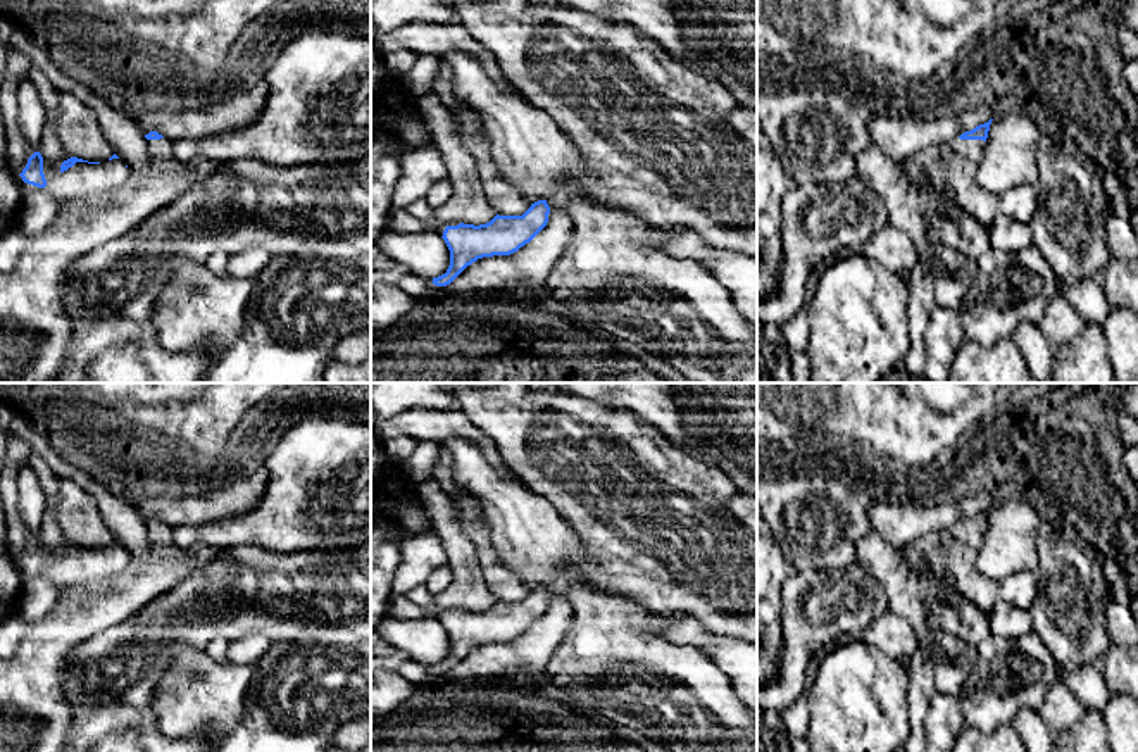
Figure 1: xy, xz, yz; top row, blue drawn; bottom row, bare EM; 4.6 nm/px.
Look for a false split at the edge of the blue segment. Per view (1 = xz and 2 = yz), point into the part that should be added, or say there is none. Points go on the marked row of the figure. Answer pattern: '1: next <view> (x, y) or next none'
1: next xz (440, 228)
2: next yz (971, 152)

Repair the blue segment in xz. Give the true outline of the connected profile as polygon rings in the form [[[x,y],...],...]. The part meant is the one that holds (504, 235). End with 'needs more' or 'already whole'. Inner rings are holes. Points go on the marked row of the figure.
[[[538,200],[522,216],[495,216],[486,224],[443,222],[435,231],[450,250],[445,274],[433,278],[433,285],[450,285],[467,266],[483,257],[510,255],[529,243],[548,222],[550,207]]]; needs more

